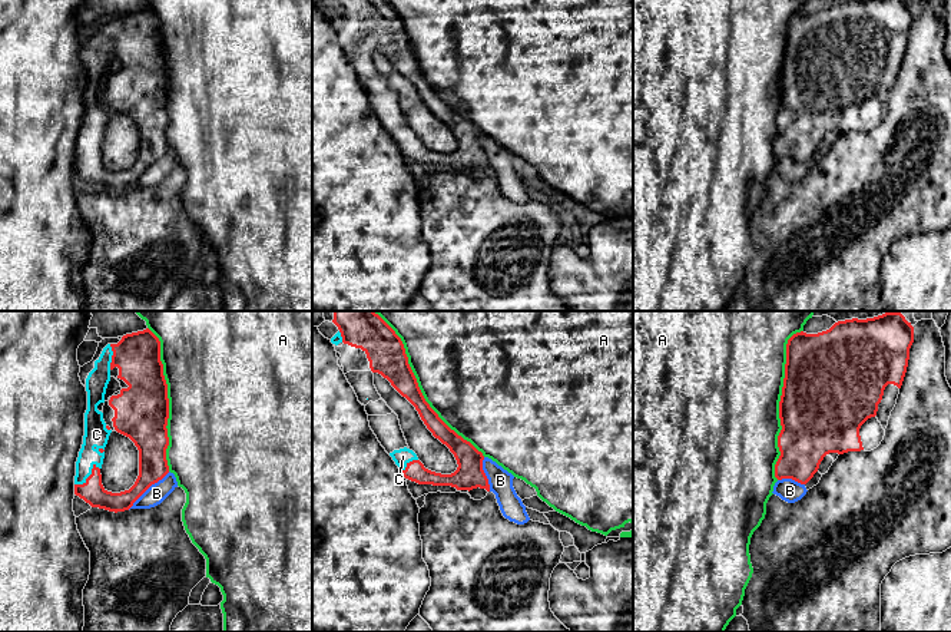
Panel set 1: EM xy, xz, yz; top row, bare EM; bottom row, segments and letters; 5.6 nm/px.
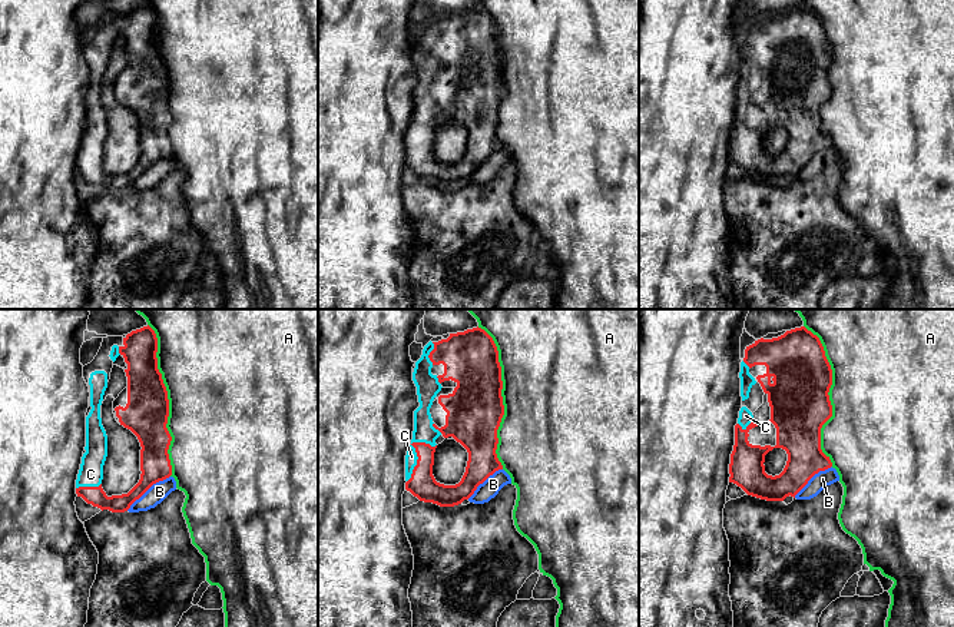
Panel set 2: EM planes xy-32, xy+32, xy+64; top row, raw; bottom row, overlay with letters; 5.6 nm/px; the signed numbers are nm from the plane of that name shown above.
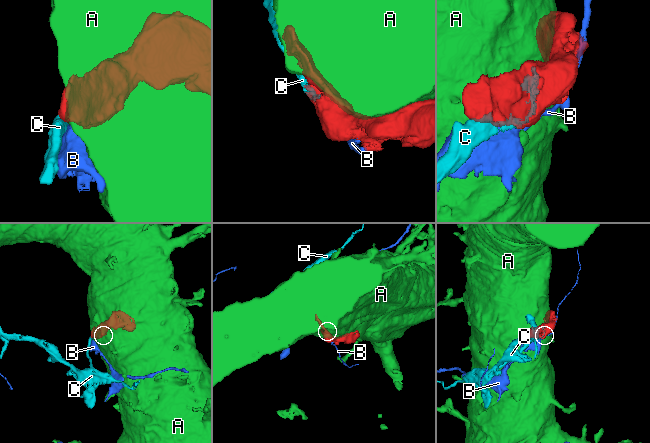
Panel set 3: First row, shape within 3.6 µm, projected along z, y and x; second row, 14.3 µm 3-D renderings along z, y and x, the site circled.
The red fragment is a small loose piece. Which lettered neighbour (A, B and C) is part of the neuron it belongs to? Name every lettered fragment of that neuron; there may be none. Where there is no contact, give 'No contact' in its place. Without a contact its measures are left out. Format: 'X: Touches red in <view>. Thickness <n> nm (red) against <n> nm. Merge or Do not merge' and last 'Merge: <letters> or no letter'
A: Touches red in yz. Thickness 480 nm (red) against 500 nm. Do not merge
B: Touches red in xy. Thickness 170 nm (red) against 110 nm. Do not merge
C: Touches red in xy. Thickness 140 nm (red) against 140 nm. Merge
Merge: C

